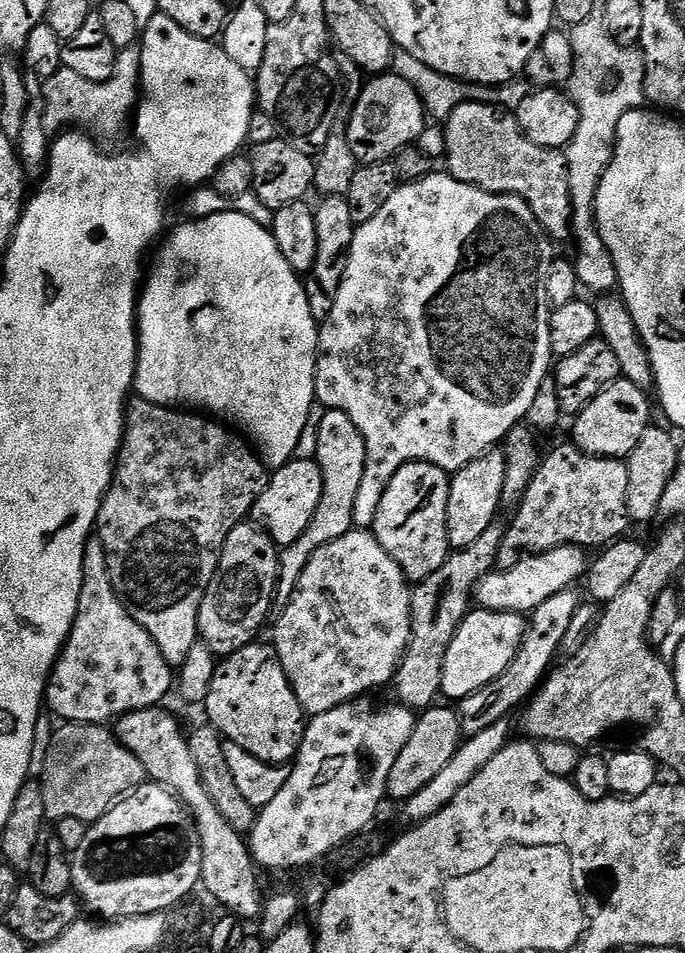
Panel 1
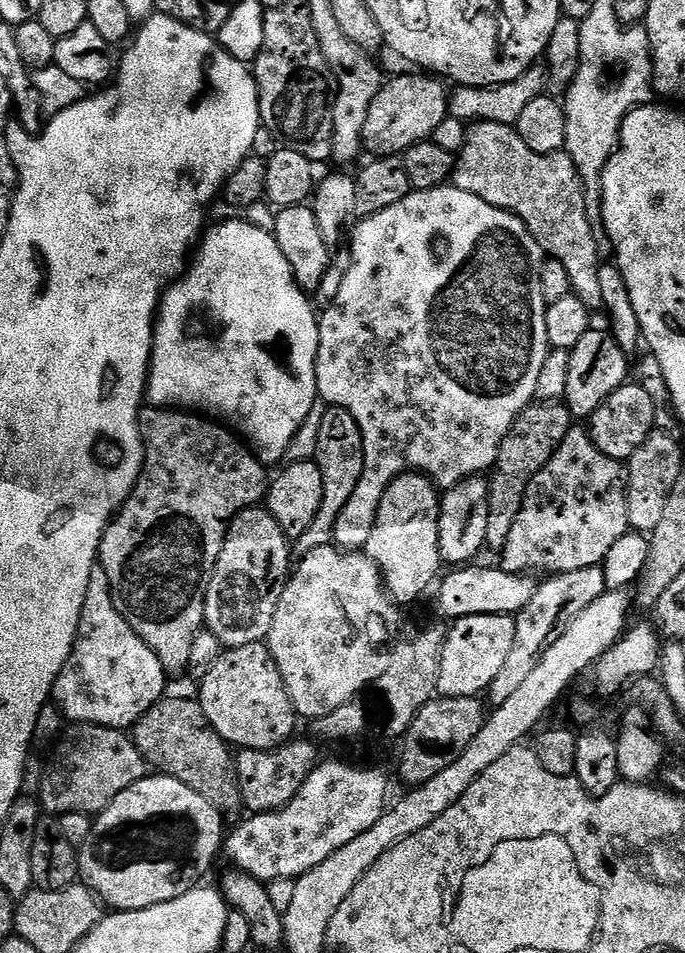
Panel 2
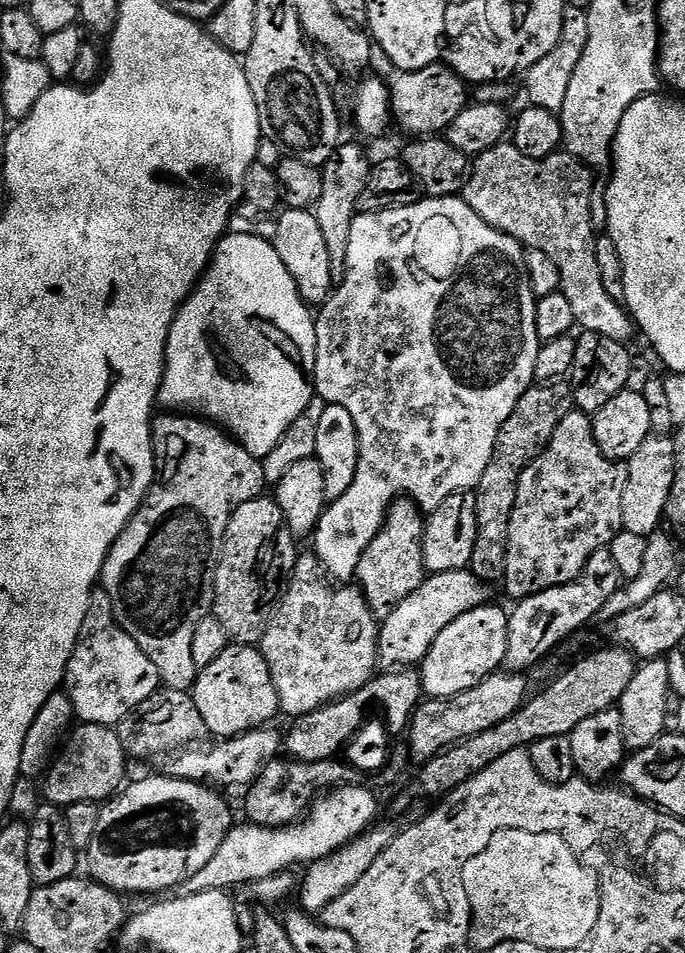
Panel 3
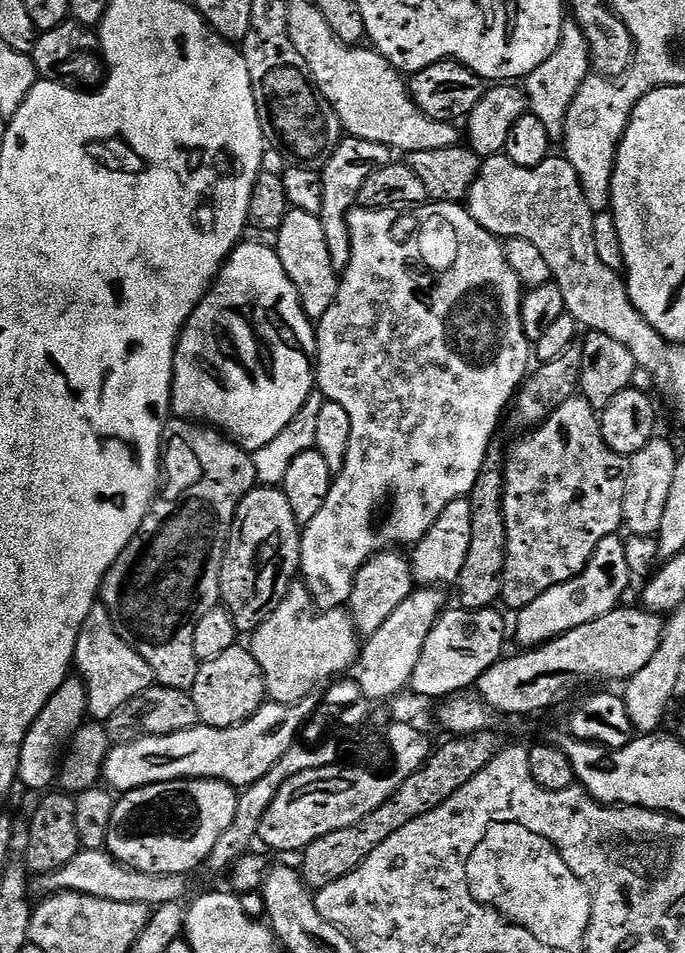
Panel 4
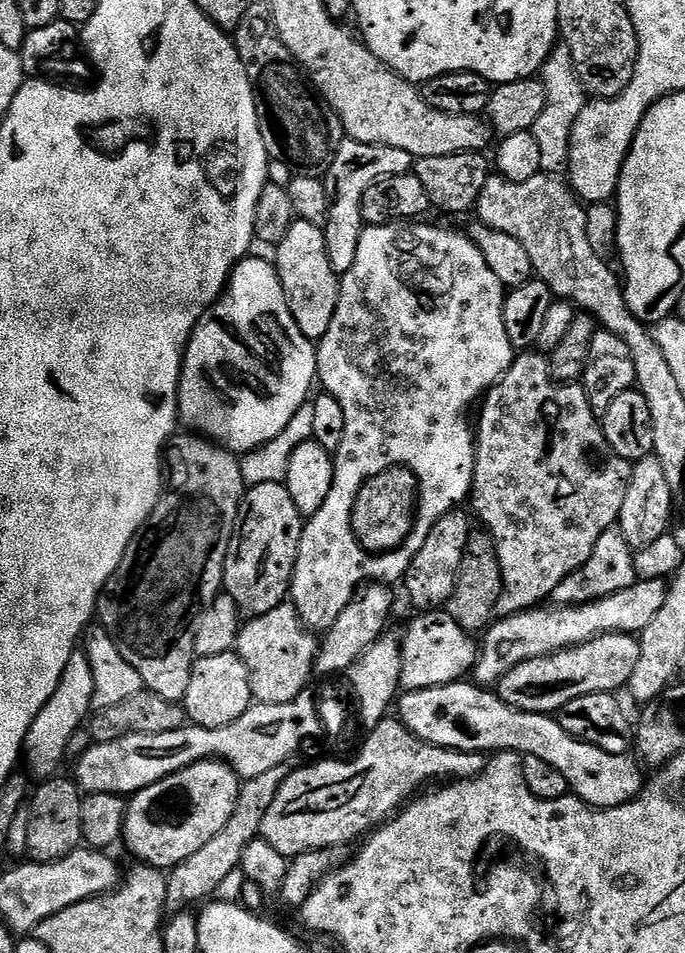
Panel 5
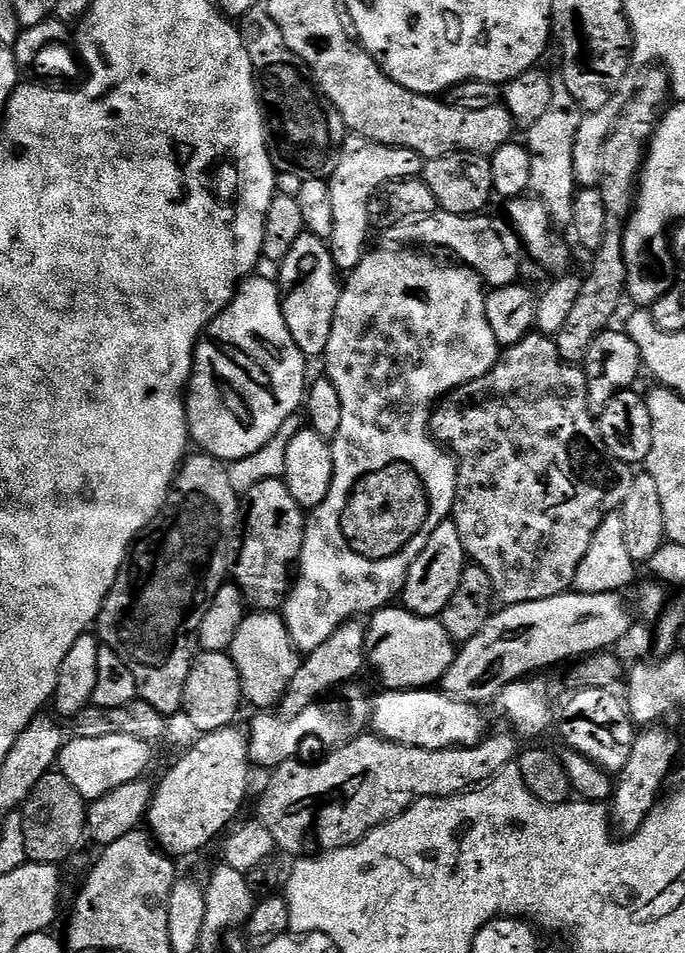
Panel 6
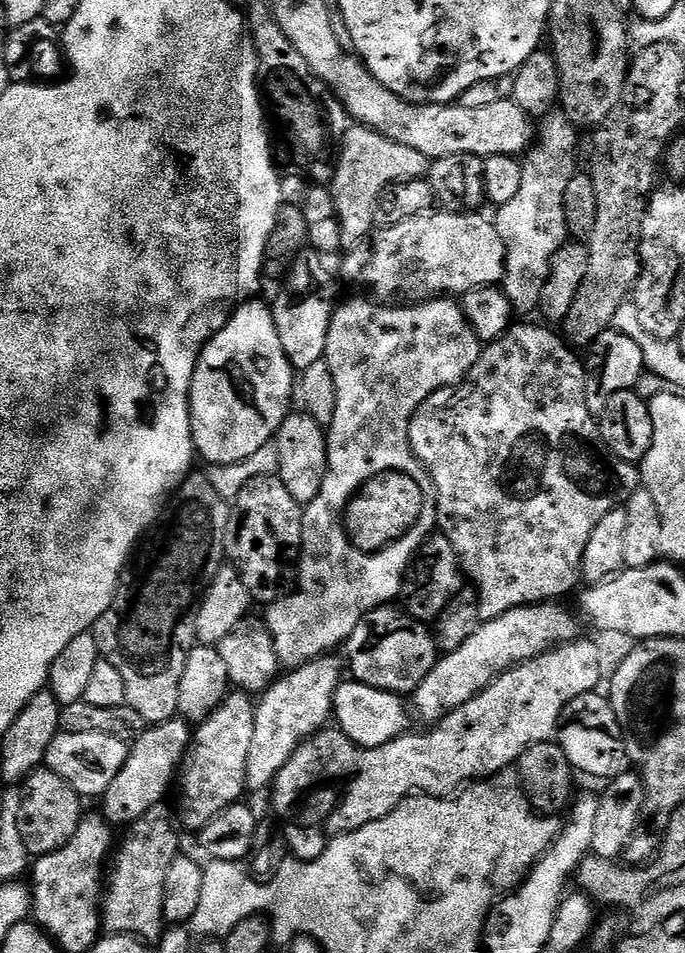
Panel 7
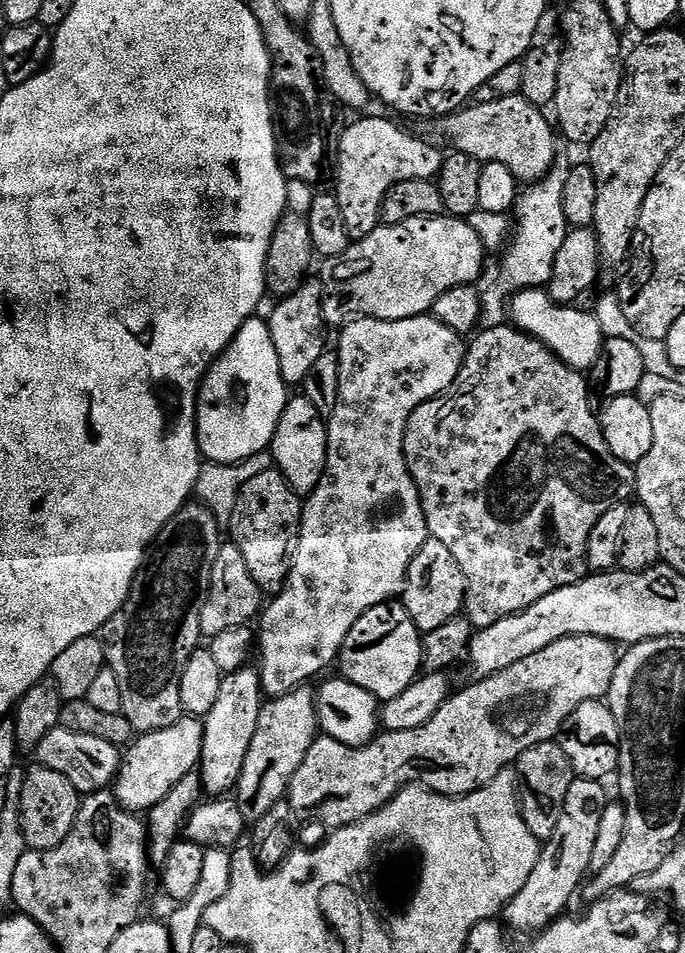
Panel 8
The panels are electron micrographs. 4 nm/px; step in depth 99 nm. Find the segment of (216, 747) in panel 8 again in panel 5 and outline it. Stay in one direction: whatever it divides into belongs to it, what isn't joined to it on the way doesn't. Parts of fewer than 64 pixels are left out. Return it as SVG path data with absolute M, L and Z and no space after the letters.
M203 760L162 778L162 782L154 782L154 786L146 786L127 801L123 847L128 847L137 856L135 859L139 863L148 864L151 868L170 870L186 862L190 854L202 850L202 846L206 846L206 842L210 842L210 838L214 838L214 834L218 834L218 830L230 822L234 814L234 802L238 802L241 783L240 777L228 764L219 760Z

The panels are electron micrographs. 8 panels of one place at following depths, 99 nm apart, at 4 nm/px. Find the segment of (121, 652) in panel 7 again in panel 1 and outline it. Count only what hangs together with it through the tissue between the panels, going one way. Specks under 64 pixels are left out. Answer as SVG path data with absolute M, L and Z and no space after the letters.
M139 398L129 399L124 414L124 440L120 443L120 454L116 458L116 472L112 475L112 485L104 495L100 512L96 515L95 531L106 550L106 566L114 590L128 605L128 612L136 619L138 626L142 626L142 630L146 630L146 634L154 638L158 650L162 650L168 664L178 666L186 662L186 654L190 654L190 650L198 643L200 634L198 614L202 606L202 598L218 570L222 546L230 530L234 530L234 526L245 523L249 519L252 507L258 502L262 490L266 490L269 475L269 469L265 468L259 456L250 447L249 441L237 435L231 427L192 410L164 408L160 404L146 402Z

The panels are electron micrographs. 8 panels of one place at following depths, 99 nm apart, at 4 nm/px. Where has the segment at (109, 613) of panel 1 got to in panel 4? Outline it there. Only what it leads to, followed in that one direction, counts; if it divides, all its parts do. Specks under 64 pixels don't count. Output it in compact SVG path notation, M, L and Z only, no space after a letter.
M97 602L90 614L86 614L86 622L82 622L76 643L74 668L88 691L89 717L96 722L108 720L114 710L126 706L130 698L142 694L154 684L150 666L146 666L144 659L131 646L122 642L103 602Z

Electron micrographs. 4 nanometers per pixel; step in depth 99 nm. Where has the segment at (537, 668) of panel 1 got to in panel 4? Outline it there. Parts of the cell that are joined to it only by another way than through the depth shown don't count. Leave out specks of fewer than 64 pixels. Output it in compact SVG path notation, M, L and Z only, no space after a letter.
M619 535L607 536L598 542L598 550L590 558L590 562L570 582L562 582L562 586L554 586L542 594L542 598L534 598L530 606L515 613L516 640L525 649L531 650L539 645L557 640L562 634L574 630L578 626L586 626L586 622L594 622L602 614L610 614L621 607L628 587L634 584L630 574L630 566L626 562L624 540Z

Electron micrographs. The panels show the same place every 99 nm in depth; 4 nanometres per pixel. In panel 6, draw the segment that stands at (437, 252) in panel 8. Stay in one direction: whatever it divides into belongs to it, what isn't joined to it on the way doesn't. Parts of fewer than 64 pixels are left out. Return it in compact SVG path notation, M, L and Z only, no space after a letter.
M437 210L434 214L423 216L417 220L407 220L405 224L399 224L387 229L386 236L389 236L391 243L396 246L415 246L420 250L432 250L428 248L445 248L457 256L463 267L471 268L489 289L501 288L517 283L522 276L522 261L520 256L525 255L524 246L520 243L520 235L516 229L508 223L507 219L489 214L477 214L474 216L463 216L462 214L450 214Z

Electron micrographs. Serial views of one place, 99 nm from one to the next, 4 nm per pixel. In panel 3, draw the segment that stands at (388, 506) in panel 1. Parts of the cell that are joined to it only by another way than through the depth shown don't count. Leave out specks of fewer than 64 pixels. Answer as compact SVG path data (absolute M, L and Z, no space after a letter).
M397 498L392 501L388 517L384 519L384 527L366 546L366 550L360 553L360 561L356 567L355 579L358 587L363 592L370 610L378 618L388 616L422 582L426 579L426 569L422 558L422 538L424 537L425 513L413 500Z

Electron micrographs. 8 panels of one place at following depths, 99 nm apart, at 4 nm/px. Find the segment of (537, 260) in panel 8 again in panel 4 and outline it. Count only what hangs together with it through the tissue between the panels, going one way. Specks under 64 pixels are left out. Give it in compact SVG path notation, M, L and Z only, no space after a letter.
M568 18L562 26L562 34L559 36L559 44L554 54L546 63L538 66L538 69L525 77L524 89L528 95L528 106L531 115L538 118L547 130L547 134L554 142L561 141L564 135L566 114L569 113L573 98L584 80L591 73L591 60L589 58L588 43L585 34L575 19Z

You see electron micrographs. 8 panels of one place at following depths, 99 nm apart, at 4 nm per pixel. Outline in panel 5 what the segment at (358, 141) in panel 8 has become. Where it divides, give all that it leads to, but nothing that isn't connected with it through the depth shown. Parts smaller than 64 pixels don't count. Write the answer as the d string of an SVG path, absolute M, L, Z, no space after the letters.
M347 138L336 152L336 157L327 165L326 183L328 194L332 197L328 222L324 225L324 237L328 247L330 266L338 274L348 272L354 266L354 258L358 254L358 238L366 227L362 218L362 198L374 182L387 176L406 176L413 171L414 157L406 154L406 150L394 150L394 146L378 146L363 144Z

